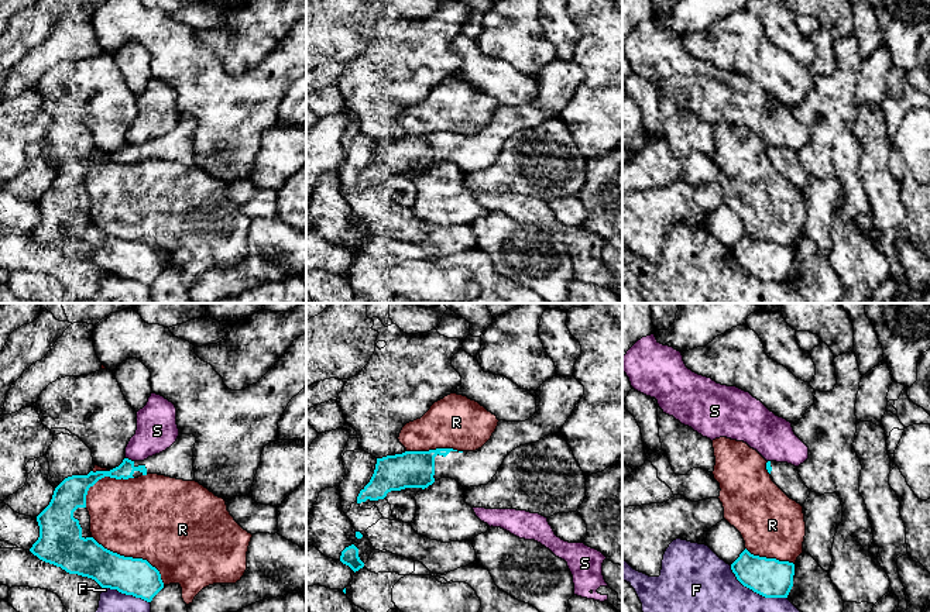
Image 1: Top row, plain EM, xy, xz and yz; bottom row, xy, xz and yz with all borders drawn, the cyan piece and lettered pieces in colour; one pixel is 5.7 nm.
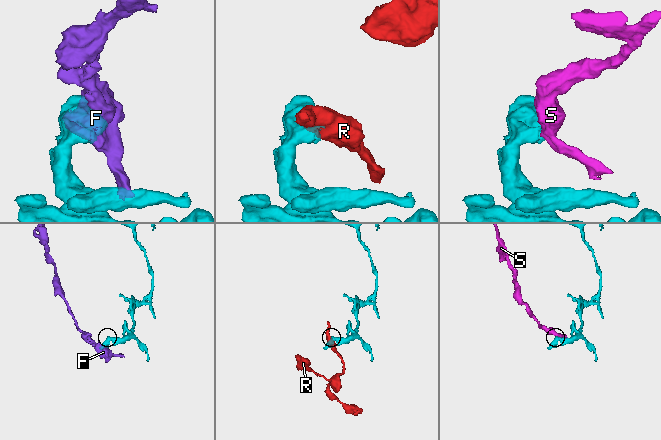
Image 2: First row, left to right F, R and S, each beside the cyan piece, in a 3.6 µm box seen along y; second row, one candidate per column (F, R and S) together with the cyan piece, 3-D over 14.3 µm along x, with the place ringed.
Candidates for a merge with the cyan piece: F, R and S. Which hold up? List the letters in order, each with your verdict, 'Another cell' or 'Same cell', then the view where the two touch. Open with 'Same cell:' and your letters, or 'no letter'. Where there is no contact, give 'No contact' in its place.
Same cell: no letter
F: Another cell. Touches cyan in yz
R: Another cell. Touches cyan in xy
S: Another cell. Touches cyan in xy

